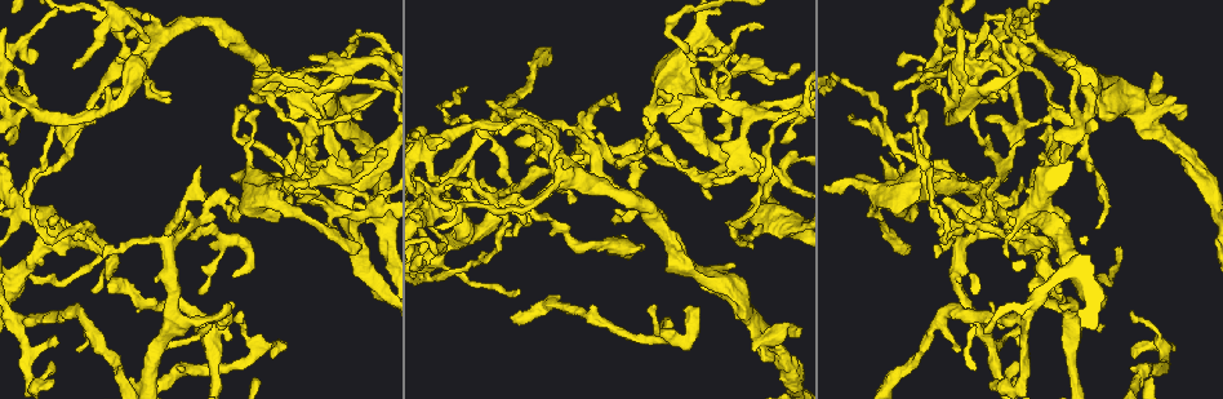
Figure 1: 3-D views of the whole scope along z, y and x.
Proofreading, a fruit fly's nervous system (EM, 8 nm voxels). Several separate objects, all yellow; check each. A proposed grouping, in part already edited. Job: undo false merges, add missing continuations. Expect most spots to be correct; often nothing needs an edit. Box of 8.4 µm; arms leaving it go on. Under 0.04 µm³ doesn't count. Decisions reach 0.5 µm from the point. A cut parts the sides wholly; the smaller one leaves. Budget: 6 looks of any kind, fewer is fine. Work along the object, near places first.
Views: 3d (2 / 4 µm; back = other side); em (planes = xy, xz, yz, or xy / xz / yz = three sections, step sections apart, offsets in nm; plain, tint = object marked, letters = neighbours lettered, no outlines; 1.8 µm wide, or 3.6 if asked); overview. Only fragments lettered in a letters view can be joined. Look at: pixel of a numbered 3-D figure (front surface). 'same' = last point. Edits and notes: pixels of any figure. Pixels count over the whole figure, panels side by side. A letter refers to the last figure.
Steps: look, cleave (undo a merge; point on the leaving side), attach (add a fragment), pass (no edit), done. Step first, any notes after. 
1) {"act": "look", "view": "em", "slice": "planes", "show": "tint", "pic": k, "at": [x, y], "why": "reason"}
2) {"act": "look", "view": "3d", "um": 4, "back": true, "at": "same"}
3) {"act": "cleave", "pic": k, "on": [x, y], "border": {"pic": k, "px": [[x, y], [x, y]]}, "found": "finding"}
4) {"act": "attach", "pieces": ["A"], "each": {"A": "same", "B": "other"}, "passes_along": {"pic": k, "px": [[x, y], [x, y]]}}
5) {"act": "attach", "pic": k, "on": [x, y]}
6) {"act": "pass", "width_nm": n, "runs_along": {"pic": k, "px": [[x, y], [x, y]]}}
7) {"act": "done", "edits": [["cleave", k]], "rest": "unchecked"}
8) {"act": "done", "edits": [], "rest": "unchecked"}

{"act": "look", "view": "em", "slice": "planes", "show": "plain", "pic": 1, "at": [336, 225], "why": "an open end"}

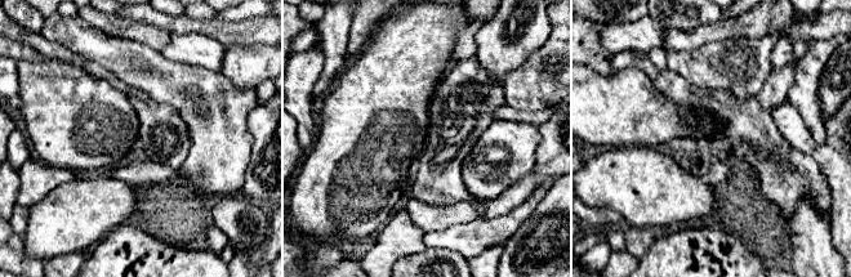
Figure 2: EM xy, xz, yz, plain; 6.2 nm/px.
{"act": "look", "view": "em", "slice": "planes", "show": "tint", "at": "same"}

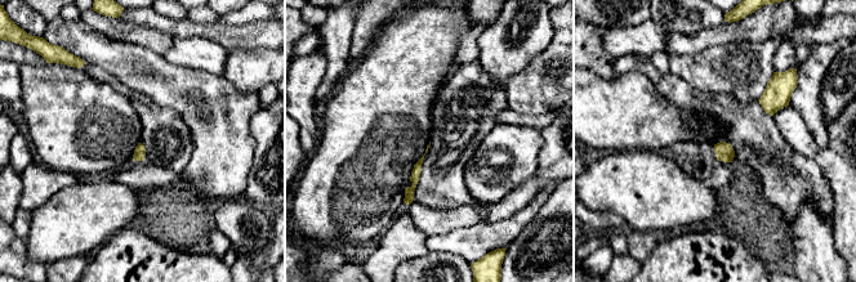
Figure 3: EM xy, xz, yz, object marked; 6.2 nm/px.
{"act": "look", "view": "em", "slice": "planes", "show": "letters", "at": "same"}

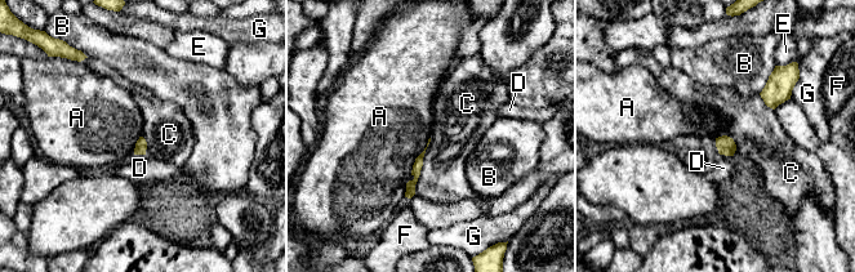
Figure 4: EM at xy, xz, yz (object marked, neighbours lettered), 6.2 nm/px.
{"act": "pass", "each": {"A": "other", "B": "other", "C": "other", "D": "other", "E": "other", "F": "other", "G": "other"}, "border": {"pic": 4, "px": [[431, 138], [414, 194]]}, "found": "no lettered fragment goes on from it"}

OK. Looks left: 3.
{"act": "look", "view": "em", "slice": "yz", "step": 4, "show": "letters", "pic": 1, "at": [26, 213], "why": "small branch off a trunk"}

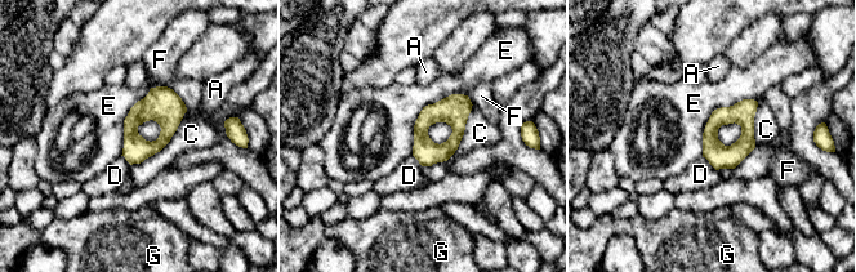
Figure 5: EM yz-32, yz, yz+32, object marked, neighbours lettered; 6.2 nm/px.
{"act": "pass", "width_nm": 160, "each": {"A": "other", "C": "other", "D": "other", "E": "other", "F": "other", "G": "other"}, "border": {"pic": 5, "px": [[467, 94], [420, 111], [411, 154]]}, "found": "one neuron here"}

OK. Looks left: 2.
{"act": "look", "view": "3d", "um": 4, "pic": 1, "at": [687, 308], "why": "an open end"}

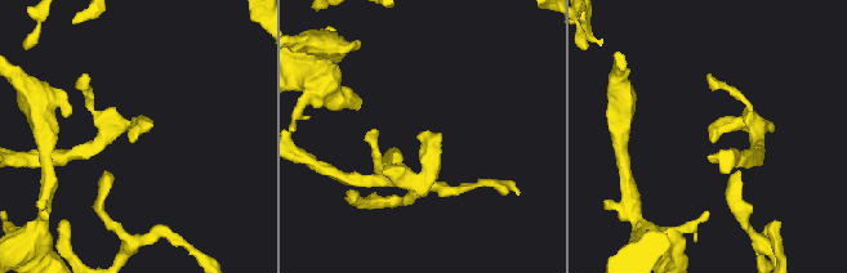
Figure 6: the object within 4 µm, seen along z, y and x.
{"act": "look", "view": "em", "slice": "planes", "show": "letters", "pic": 6, "at": [130, 141]}

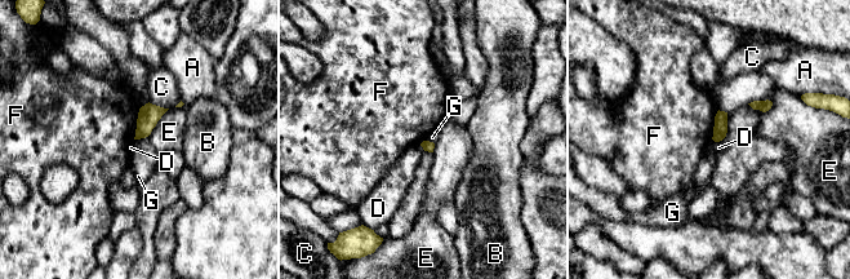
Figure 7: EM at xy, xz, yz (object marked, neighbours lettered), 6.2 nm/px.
{"act": "pass", "each": {"A": "other", "B": "other", "C": "other", "D": "other", "E": "other", "F": "other", "G": "other"}, "border": {"pic": 7, "px": [[147, 136], [134, 140]]}, "found": "none of them fits"}

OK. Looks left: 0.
{"act": "done", "edits": [], "rest": "unchecked"}

